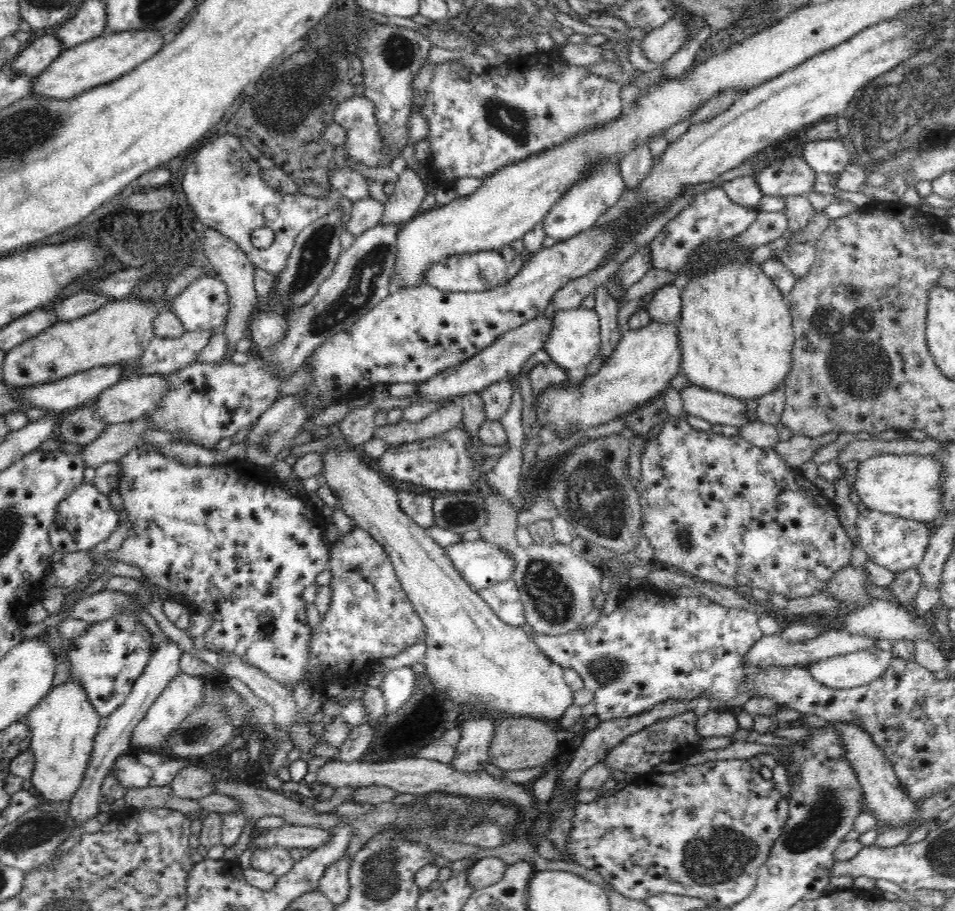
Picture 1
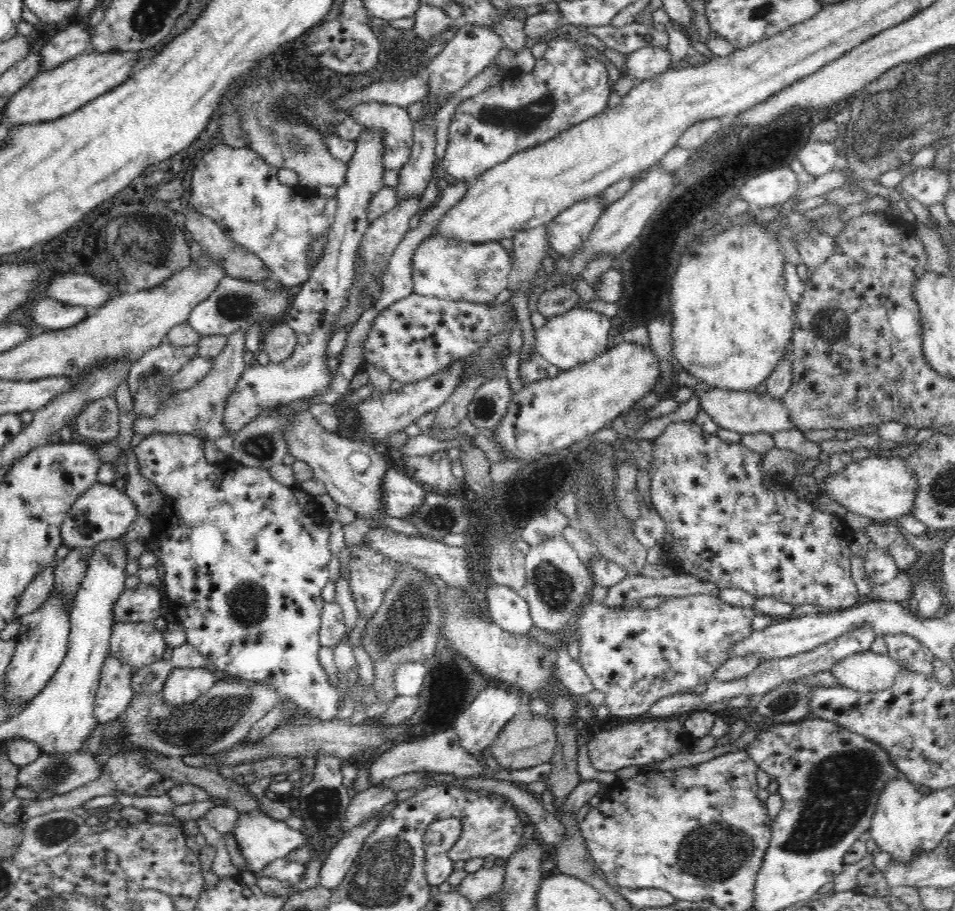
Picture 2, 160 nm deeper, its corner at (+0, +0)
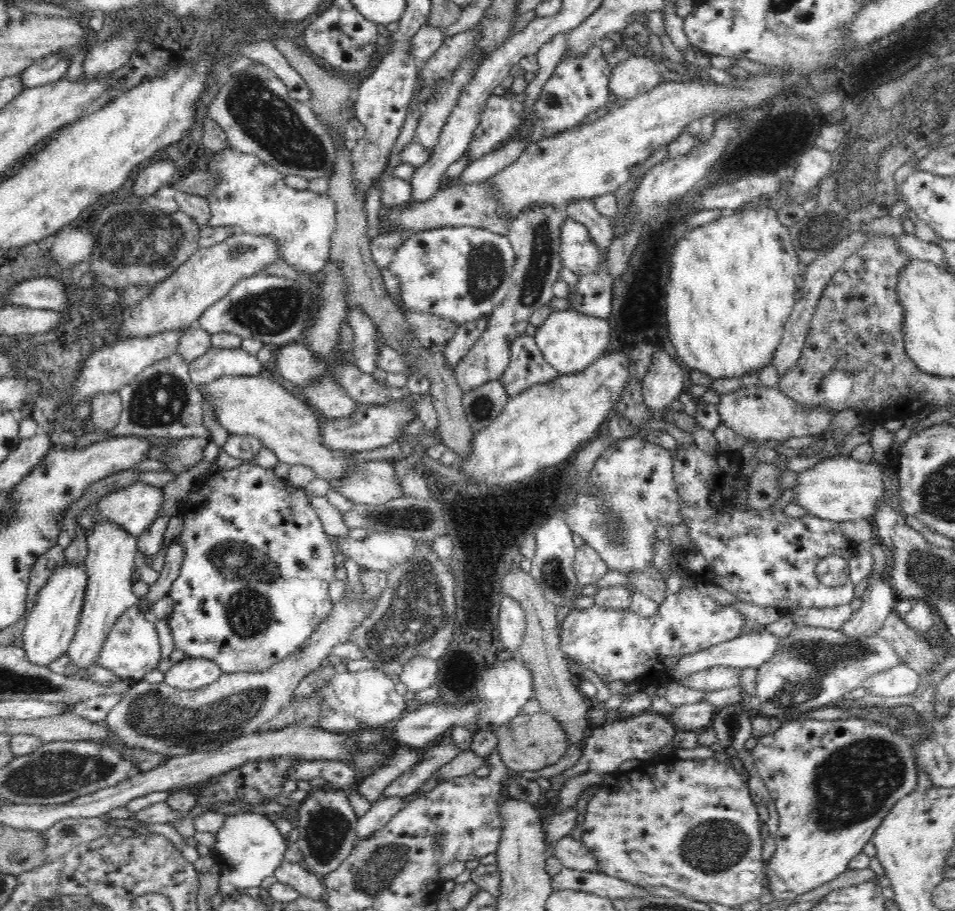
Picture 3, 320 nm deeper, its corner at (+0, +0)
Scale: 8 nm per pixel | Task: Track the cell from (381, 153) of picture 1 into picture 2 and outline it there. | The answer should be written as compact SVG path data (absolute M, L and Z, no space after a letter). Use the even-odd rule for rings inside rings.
M362 102L350 115L362 129L382 131L385 146L384 170L399 171L408 162L413 150L413 122L405 108Z

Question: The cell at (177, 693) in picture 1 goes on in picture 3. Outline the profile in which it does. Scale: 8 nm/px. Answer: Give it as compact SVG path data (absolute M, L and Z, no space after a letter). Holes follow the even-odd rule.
M186 657L165 672L164 682L170 687L195 691L216 682L222 674L220 665L210 659Z

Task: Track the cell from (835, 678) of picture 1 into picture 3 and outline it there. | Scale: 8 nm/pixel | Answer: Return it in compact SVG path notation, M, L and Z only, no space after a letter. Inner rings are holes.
M898 664L890 670L884 670L868 680L864 680L862 687L868 694L876 696L906 696L912 694L918 687L920 675L906 664Z

